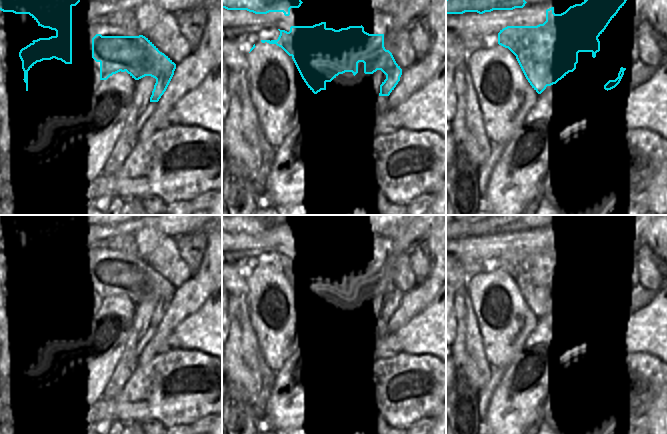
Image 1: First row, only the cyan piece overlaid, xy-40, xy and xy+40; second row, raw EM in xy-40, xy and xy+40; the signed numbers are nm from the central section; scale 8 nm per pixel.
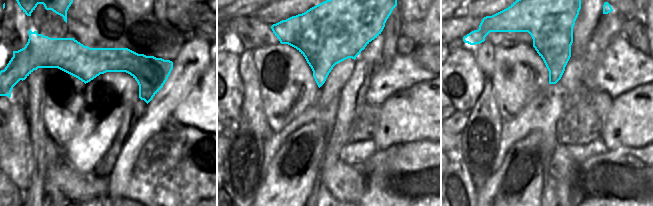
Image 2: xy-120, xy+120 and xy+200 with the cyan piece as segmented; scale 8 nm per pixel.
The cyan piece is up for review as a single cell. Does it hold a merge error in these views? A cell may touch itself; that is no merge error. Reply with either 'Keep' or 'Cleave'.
Cleave.

